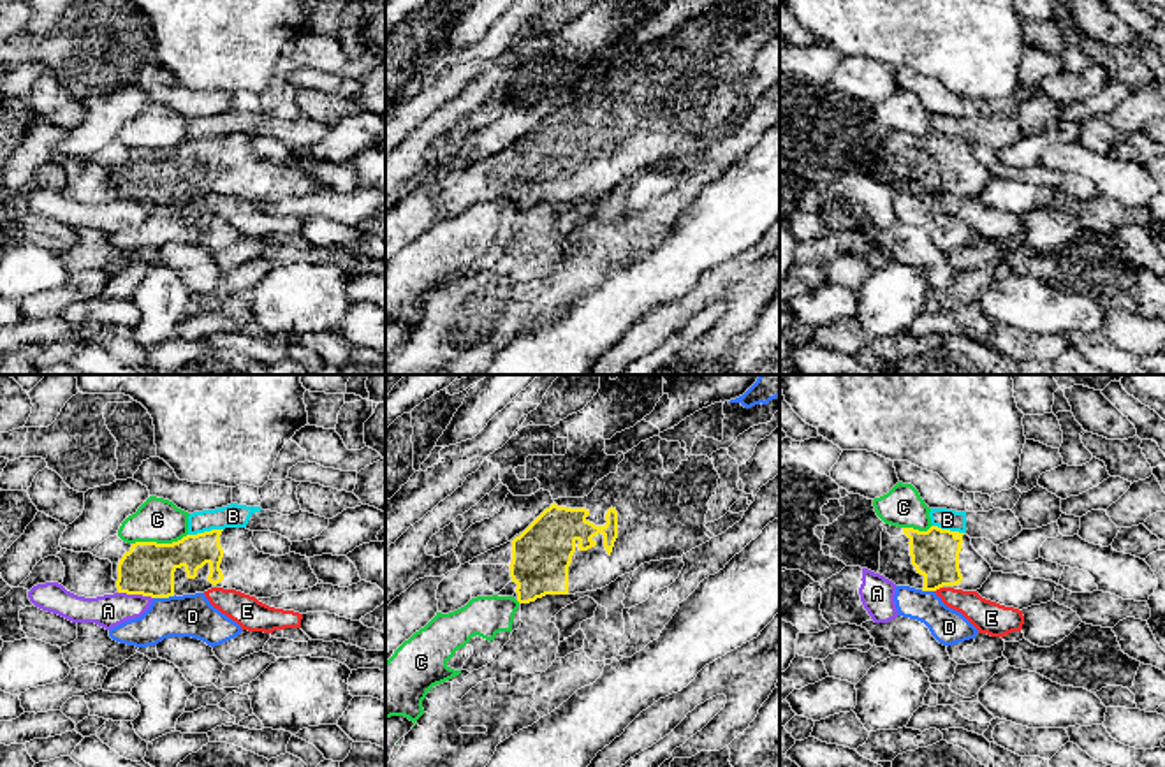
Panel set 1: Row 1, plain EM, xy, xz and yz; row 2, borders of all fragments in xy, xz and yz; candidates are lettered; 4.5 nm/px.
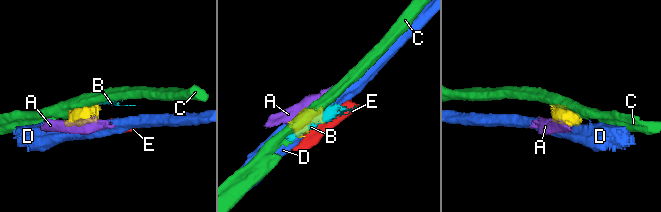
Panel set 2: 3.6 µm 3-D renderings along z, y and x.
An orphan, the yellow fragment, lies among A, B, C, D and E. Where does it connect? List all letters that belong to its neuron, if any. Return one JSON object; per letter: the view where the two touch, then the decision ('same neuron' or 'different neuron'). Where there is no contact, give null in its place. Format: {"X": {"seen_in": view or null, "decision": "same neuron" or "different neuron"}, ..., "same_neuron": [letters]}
{"A": {"seen_in": "xy", "decision": "different neuron"}, "B": {"seen_in": "xy", "decision": "different neuron"}, "C": {"seen_in": "xy", "decision": "different neuron"}, "D": {"seen_in": "xy", "decision": "different neuron"}, "E": {"seen_in": "yz", "decision": "different neuron"}, "same_neuron": []}

